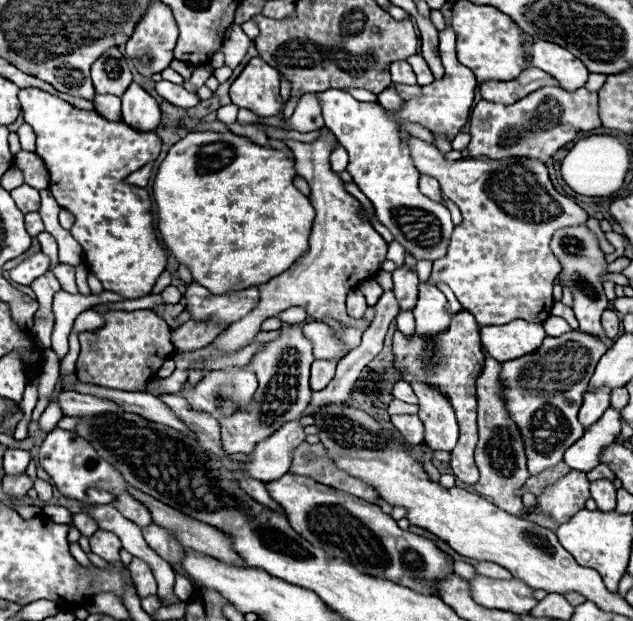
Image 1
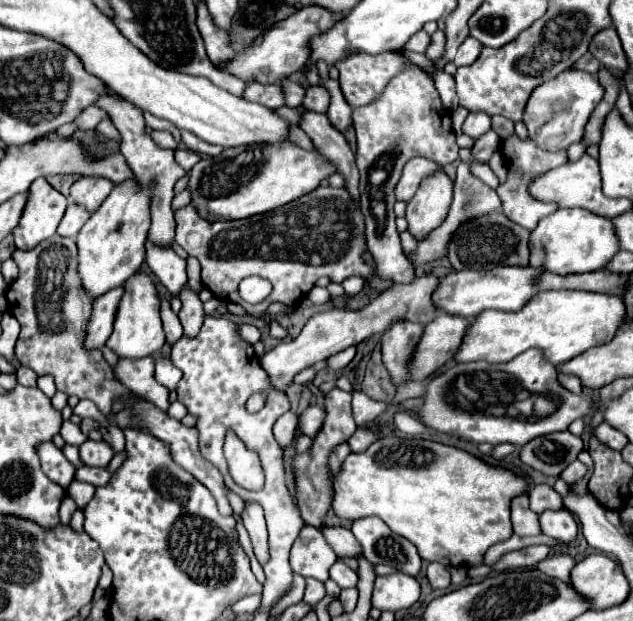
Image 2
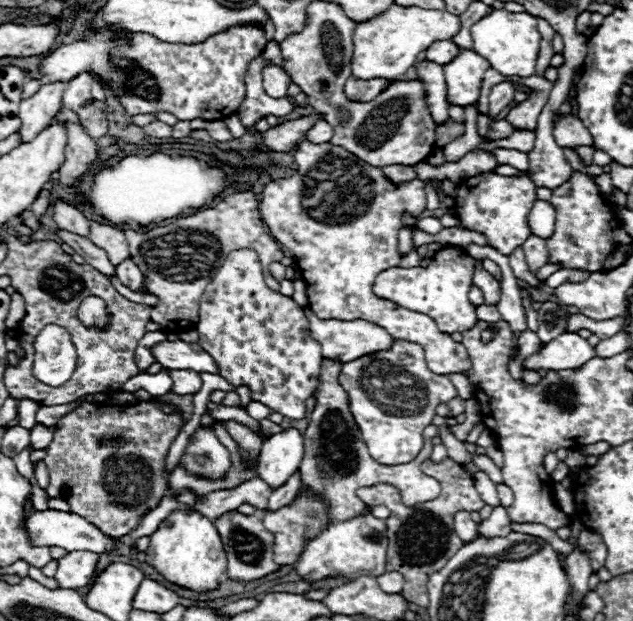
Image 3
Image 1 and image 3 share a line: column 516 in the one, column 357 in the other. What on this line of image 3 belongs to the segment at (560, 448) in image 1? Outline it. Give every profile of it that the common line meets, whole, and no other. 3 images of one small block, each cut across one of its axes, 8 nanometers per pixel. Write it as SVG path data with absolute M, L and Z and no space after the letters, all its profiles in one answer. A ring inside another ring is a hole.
M394 340L388 350L364 354L346 362L338 382L348 394L350 412L362 432L370 456L386 466L406 464L416 458L424 444L422 430L436 416L436 406L448 404L458 396L448 376L428 370L422 346L408 340Z

